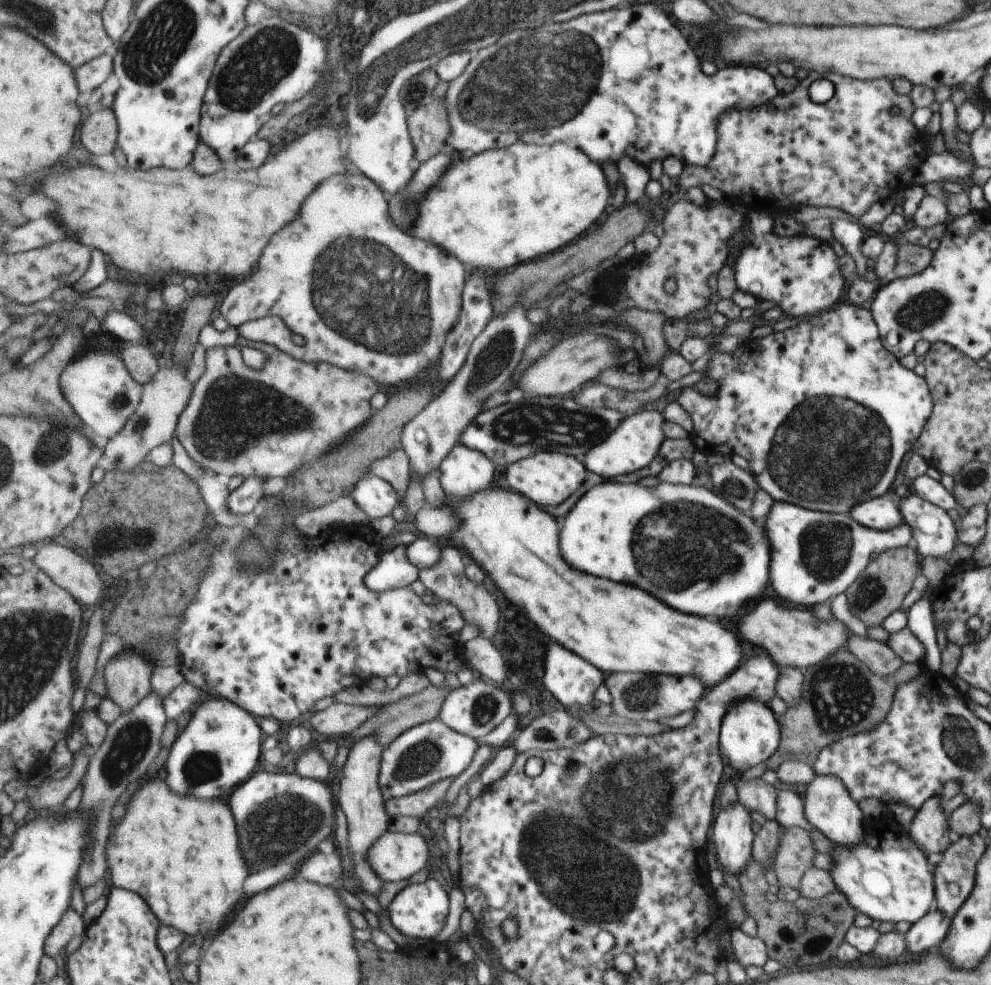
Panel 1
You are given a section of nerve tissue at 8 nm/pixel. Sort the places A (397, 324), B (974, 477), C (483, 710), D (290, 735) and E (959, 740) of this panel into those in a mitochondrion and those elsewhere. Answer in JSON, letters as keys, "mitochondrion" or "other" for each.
{"A":"mitochondrion","B":"mitochondrion","C":"mitochondrion","D":"other","E":"mitochondrion"}

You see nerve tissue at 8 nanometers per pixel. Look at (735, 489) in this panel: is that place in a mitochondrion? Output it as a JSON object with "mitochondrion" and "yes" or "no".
{"mitochondrion":"yes"}

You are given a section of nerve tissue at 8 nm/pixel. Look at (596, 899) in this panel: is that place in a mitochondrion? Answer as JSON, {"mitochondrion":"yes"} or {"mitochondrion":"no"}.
{"mitochondrion":"yes"}

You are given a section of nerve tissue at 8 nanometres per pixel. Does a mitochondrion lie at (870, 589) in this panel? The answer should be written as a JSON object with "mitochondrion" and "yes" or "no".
{"mitochondrion":"yes"}

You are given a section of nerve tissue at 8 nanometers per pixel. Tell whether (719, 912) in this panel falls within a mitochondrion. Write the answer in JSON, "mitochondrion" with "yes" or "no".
{"mitochondrion":"no"}

